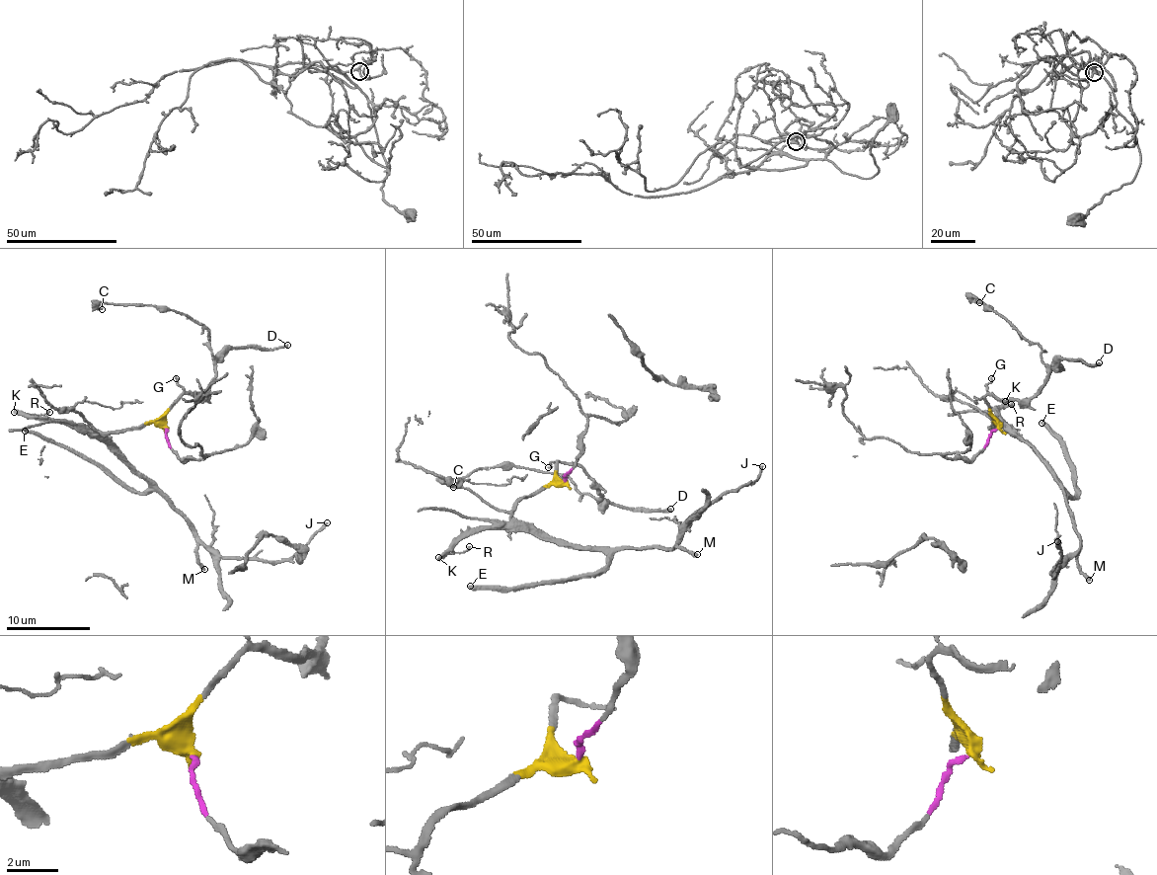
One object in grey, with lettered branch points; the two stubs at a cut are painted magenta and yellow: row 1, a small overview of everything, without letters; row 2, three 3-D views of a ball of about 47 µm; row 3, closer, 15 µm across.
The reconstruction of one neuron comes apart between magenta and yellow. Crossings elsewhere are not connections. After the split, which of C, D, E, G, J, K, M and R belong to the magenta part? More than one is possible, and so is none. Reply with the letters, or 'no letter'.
no letter

